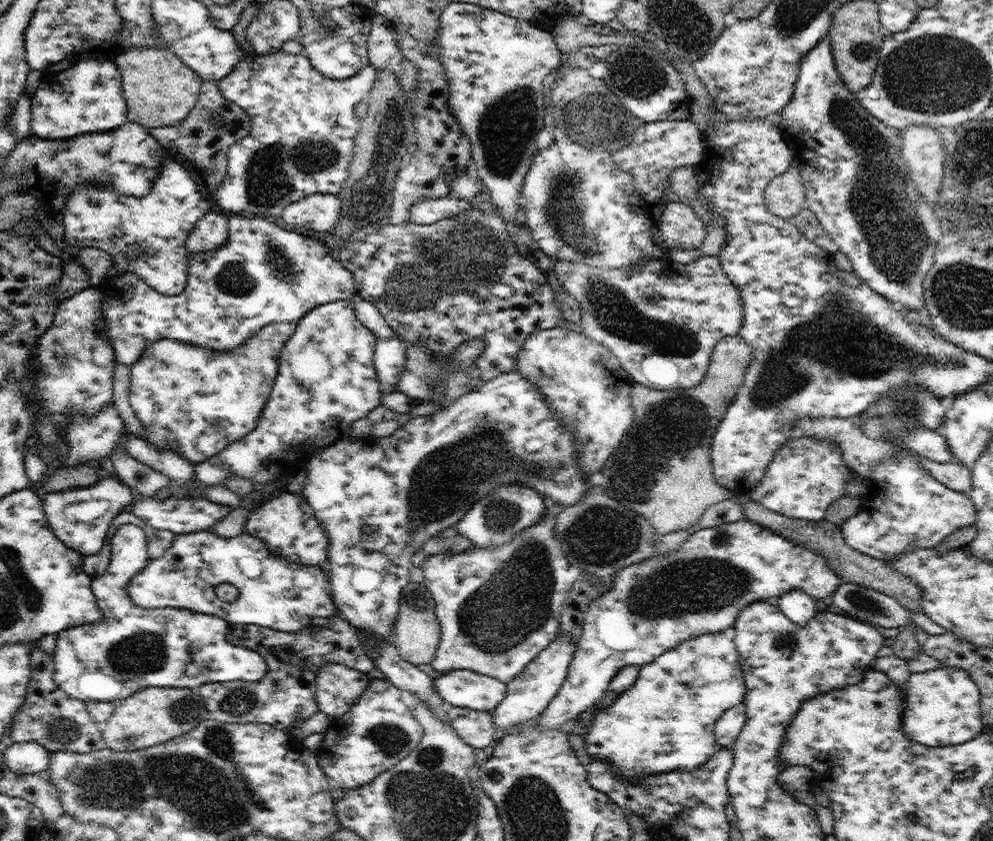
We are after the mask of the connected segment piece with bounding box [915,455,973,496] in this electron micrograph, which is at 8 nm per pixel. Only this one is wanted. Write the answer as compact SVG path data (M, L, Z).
M916 455L917 461L925 468L938 482L941 482L946 488L957 490L968 495L973 489L971 479L971 470L964 467L960 462L941 463L928 457Z

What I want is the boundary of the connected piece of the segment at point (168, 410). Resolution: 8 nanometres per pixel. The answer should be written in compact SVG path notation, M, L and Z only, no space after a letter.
M280 322L264 326L258 334L250 335L236 350L208 351L186 341L172 339L153 342L144 355L130 367L129 401L144 427L141 435L156 448L181 454L186 460L198 463L222 452L229 444L244 438L258 426L262 409L271 395L278 376L278 357L286 341L294 334L295 326Z

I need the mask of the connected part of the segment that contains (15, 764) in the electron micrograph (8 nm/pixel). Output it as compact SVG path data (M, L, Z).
M16 742L8 746L3 753L5 764L18 775L44 773L48 770L49 750L35 742Z

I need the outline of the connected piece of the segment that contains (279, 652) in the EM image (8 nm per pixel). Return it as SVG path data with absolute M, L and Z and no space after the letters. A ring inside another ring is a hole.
M342 615L325 618L319 623L310 622L307 628L294 634L258 625L231 624L227 641L263 656L268 672L258 682L206 682L197 689L208 712L220 722L262 722L286 730L294 721L310 718L318 710L315 680L318 670L327 662L339 662L363 673L368 673L375 667L355 626Z

